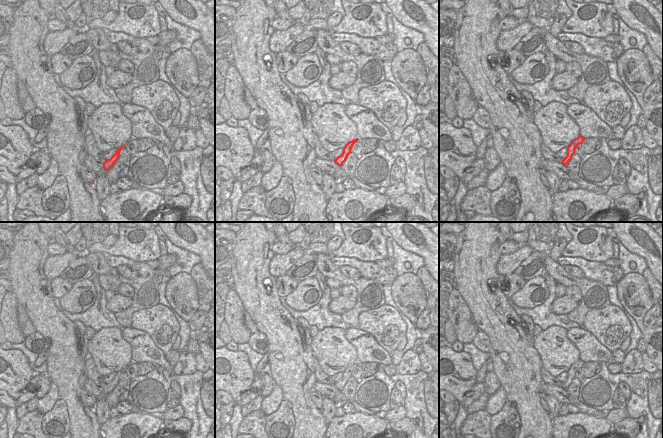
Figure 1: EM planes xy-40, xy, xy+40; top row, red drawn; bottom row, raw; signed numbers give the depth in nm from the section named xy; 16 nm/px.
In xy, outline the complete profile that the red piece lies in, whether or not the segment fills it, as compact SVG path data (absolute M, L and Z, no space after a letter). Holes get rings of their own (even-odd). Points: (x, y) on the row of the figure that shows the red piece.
M356 138L356 139L352 140L352 141L349 141L349 142L345 145L345 147L343 148L342 154L341 154L340 156L338 156L338 157L334 160L335 164L337 164L338 166L342 166L342 165L343 165L343 163L346 161L348 155L349 155L350 153L352 153L352 152L351 152L351 149L352 149L353 145L354 145L358 140L359 140L359 139Z

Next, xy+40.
M578 136L570 143L570 145L567 147L567 156L562 160L563 165L567 165L569 163L572 156L575 154L576 147L579 144L582 144L584 140L585 138L583 138L582 136Z

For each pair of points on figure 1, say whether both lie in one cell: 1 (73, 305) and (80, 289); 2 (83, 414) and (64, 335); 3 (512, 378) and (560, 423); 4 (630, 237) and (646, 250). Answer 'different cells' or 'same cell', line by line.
1: same cell
2: same cell
3: different cells
4: same cell

